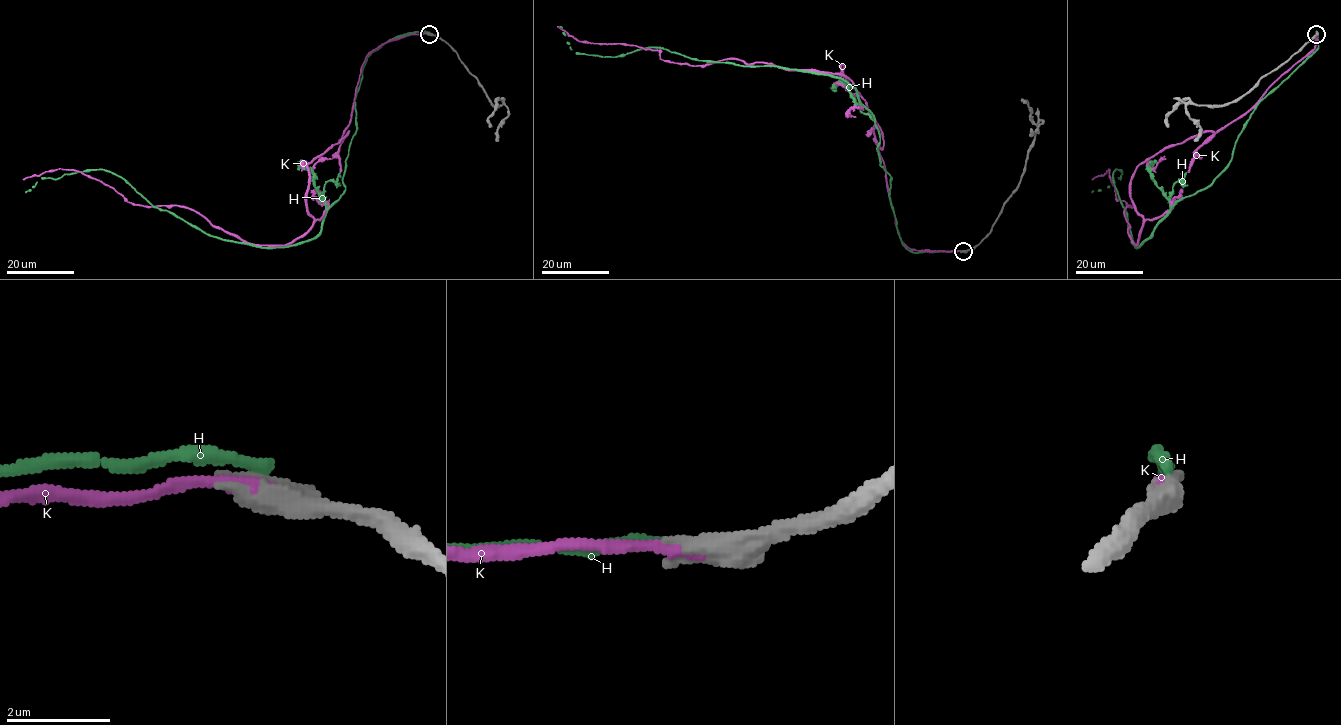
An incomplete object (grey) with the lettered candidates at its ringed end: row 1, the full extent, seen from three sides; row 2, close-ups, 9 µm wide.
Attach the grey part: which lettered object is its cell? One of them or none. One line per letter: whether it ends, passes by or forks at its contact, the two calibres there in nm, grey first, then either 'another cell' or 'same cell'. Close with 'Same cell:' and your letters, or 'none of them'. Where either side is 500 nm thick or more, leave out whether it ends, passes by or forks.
H: 550/240 nm | another cell
K: 650/360 nm | same cell
Same cell: K

